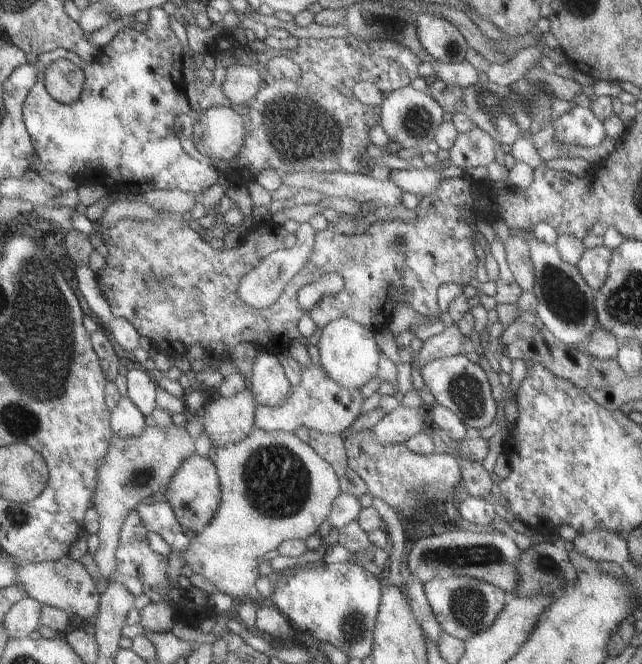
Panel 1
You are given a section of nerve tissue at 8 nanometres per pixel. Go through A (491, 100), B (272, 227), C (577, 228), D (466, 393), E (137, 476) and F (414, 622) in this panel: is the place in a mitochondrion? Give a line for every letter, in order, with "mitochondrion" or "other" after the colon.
A: mitochondrion
B: other
C: other
D: mitochondrion
E: mitochondrion
F: other

